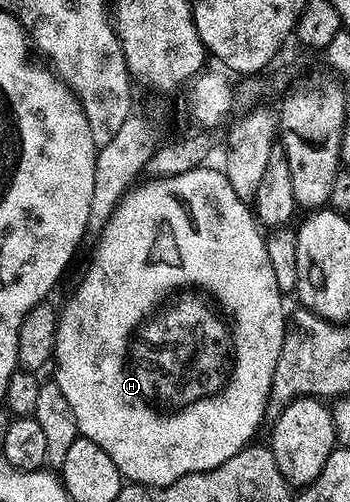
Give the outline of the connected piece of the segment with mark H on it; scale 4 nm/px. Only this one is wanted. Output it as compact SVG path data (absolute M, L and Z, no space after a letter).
M196 167L185 171L181 175L173 175L172 177L156 177L147 179L144 185L132 188L123 196L122 200L112 211L112 215L107 220L101 234L98 236L99 247L95 251L95 258L91 261L91 266L87 269L87 274L80 281L79 286L75 289L75 294L68 301L67 306L62 306L59 315L59 330L57 331L57 339L55 340L55 356L53 365L56 365L53 379L61 387L61 391L65 394L65 400L69 402L69 407L73 410L73 419L77 419L77 427L79 428L79 436L87 437L93 443L97 443L97 447L101 447L101 451L105 451L105 455L109 455L109 459L113 459L113 463L117 467L117 471L128 482L137 485L168 485L177 479L181 479L187 473L203 473L206 469L217 467L221 463L225 463L225 459L229 459L233 455L237 455L237 451L241 451L246 445L252 444L255 432L259 429L259 424L264 424L267 416L267 401L271 397L271 384L273 383L273 371L277 371L277 355L281 355L281 343L283 336L289 328L289 317L285 312L283 314L283 301L285 295L277 287L277 278L273 276L273 266L269 263L269 251L264 234L261 232L261 226L255 219L252 206L241 200L237 195L237 191L233 191L233 187L229 183L227 174L215 169L203 169L207 167Z

